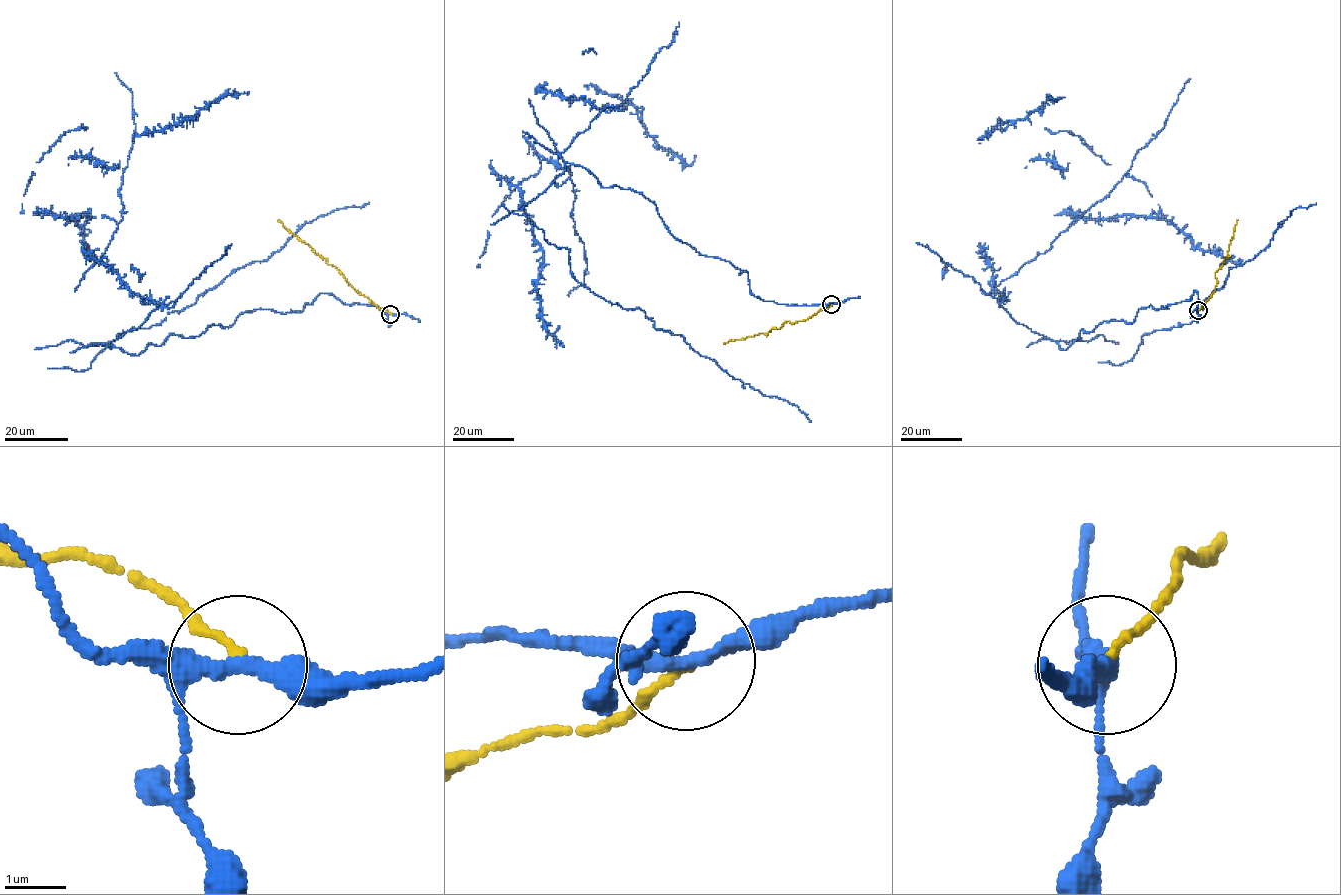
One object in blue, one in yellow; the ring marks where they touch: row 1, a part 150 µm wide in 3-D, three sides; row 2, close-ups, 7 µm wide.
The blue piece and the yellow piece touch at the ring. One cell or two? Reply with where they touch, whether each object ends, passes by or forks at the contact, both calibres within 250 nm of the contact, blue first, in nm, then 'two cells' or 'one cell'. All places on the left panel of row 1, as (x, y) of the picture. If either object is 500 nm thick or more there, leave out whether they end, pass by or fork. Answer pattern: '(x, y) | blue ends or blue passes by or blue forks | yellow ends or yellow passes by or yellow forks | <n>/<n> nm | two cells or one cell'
(390, 314) | blue forks | yellow ends | 240/130 nm | two cells

